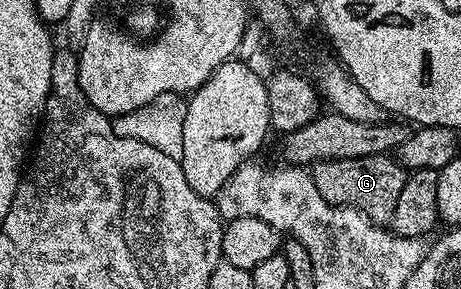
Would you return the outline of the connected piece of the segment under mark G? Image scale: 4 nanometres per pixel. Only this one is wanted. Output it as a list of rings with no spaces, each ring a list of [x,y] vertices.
[[[390,154],[370,155],[364,159],[325,159],[310,168],[317,193],[334,207],[352,207],[365,218],[380,225],[390,224],[397,209],[408,172]]]

